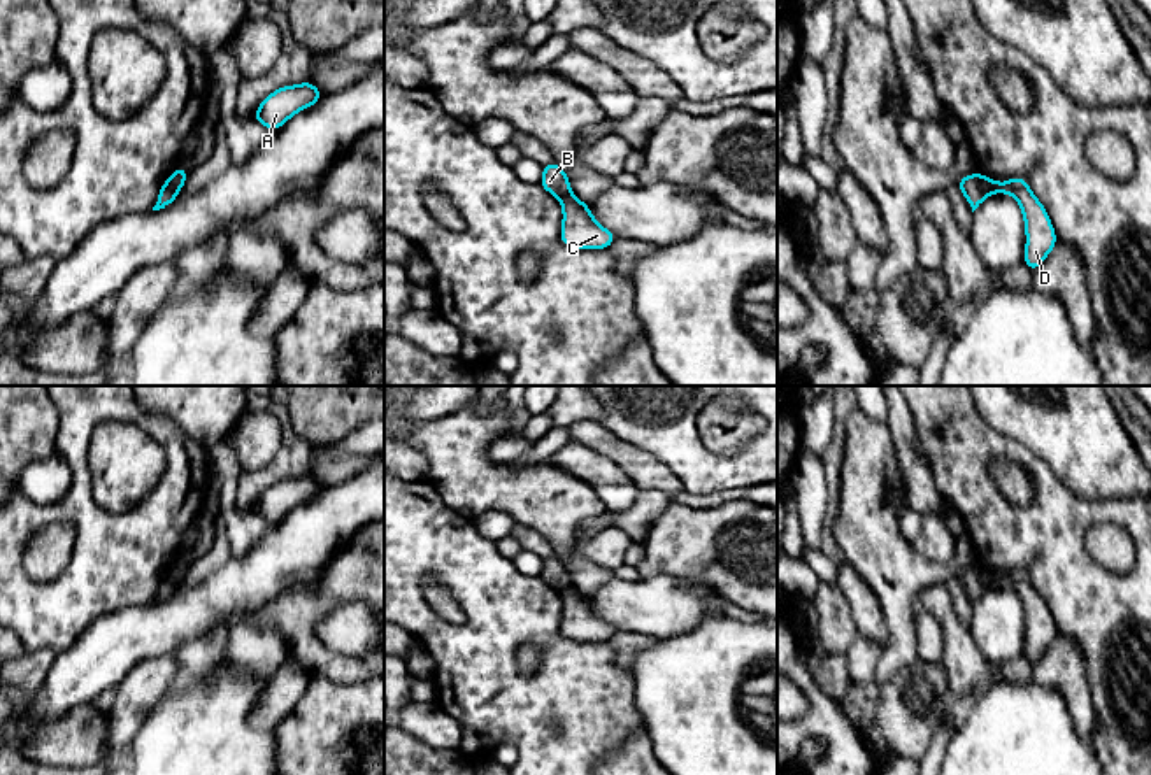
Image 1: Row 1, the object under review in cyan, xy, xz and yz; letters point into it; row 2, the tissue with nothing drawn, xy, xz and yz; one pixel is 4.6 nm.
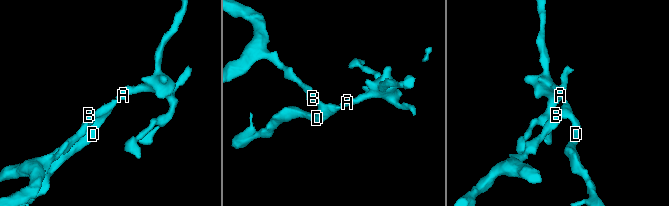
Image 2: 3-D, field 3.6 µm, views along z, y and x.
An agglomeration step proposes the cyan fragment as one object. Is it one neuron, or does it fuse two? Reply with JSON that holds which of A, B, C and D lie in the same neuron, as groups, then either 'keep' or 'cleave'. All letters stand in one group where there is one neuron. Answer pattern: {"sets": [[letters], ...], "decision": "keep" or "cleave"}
{"sets": [["A", "C", "D"], ["B"]], "decision": "cleave"}

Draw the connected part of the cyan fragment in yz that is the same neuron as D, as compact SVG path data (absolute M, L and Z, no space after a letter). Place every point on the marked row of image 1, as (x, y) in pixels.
M983 174L977 175L981 186L990 195L1007 193L1018 200L1026 230L1025 265L1030 272L1037 270L1058 242L1044 205L1033 196L1025 177L1012 177L1009 182L995 182Z

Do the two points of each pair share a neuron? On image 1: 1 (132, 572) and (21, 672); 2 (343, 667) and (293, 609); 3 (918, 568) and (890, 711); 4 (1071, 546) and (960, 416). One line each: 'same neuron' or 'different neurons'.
1: different neurons
2: same neuron
3: different neurons
4: same neuron

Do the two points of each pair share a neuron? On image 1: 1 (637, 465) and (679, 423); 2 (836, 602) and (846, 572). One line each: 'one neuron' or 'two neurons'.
1: two neurons
2: two neurons

